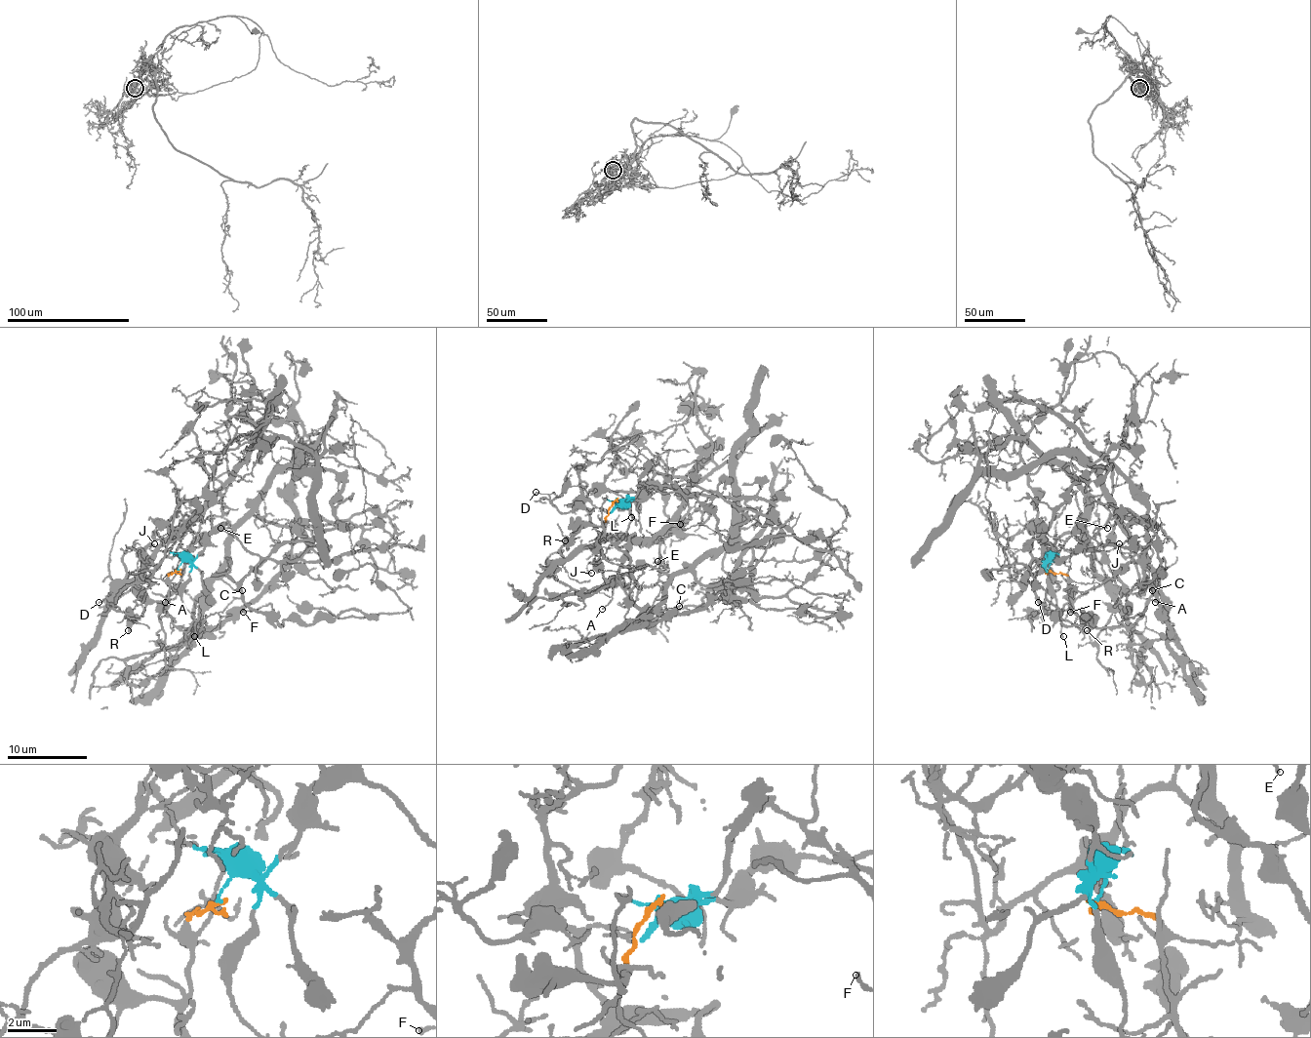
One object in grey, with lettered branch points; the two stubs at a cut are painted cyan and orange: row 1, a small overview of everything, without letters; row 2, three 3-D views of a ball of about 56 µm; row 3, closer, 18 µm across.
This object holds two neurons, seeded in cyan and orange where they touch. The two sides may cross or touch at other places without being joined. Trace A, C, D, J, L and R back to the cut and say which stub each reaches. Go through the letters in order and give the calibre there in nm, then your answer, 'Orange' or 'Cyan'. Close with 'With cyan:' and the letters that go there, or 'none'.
A: Thickness 110 nm. Cyan
C: Thickness 150 nm. Orange
D: Thickness 110 nm. Cyan
J: Thickness 150 nm. Cyan
L: Thickness 150 nm. Orange
R: Thickness 360 nm. Orange
With cyan: A, D, J

